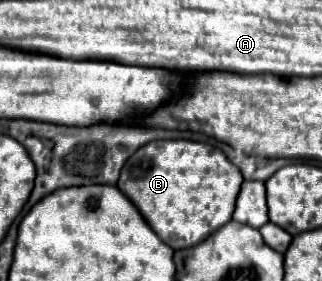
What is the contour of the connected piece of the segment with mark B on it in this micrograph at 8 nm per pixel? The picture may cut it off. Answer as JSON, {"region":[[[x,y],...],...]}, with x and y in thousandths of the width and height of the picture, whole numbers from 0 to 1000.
{"region":[[[488,498],[450,512],[394,569],[370,626],[363,669],[432,740],[438,769],[463,790],[475,826],[519,875],[556,890],[630,861],[655,826],[668,826],[717,783],[748,648],[755,626],[742,626],[742,598],[730,598],[730,584],[717,584],[674,520],[593,498]]]}

